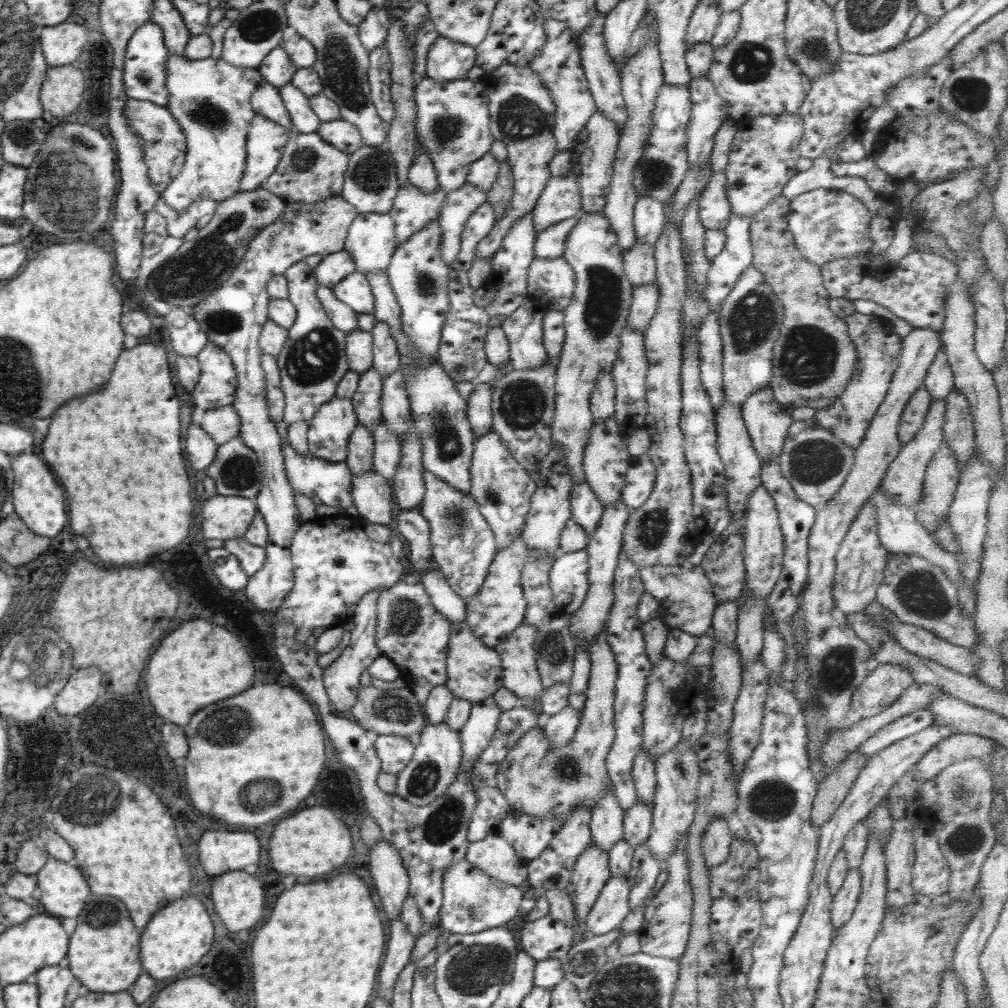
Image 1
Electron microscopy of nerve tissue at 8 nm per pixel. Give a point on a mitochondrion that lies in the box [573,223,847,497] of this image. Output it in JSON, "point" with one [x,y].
{"point":[808,356]}

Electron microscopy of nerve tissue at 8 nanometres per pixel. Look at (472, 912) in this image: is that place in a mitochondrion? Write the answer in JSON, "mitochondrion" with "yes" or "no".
{"mitochondrion":"yes"}

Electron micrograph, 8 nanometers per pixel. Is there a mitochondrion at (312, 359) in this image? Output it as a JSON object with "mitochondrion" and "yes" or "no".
{"mitochondrion":"yes"}

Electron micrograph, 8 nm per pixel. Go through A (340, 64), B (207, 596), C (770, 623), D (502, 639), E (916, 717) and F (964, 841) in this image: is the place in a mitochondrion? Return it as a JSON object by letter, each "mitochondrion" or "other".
{"A":"mitochondrion","B":"other","C":"other","D":"other","E":"other","F":"mitochondrion"}

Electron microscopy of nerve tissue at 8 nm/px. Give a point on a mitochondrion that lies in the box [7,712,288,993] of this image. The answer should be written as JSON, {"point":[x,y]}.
{"point":[92,800]}

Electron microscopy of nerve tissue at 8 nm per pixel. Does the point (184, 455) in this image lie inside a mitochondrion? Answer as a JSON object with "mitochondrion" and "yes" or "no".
{"mitochondrion":"no"}

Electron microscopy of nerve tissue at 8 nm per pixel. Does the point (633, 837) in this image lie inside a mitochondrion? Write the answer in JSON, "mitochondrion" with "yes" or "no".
{"mitochondrion":"no"}

